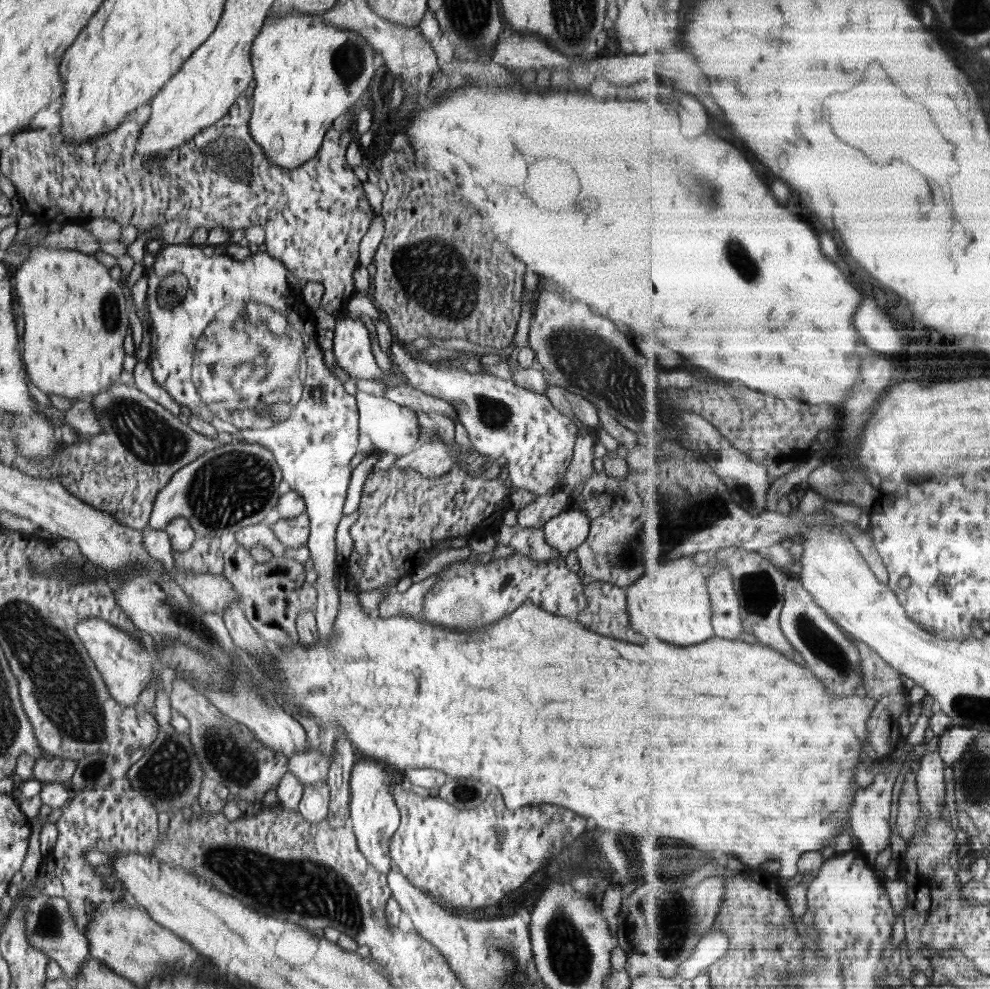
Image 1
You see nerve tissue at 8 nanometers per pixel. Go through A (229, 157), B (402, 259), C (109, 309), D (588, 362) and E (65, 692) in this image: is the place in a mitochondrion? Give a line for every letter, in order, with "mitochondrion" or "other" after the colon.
A: mitochondrion
B: other
C: mitochondrion
D: mitochondrion
E: mitochondrion

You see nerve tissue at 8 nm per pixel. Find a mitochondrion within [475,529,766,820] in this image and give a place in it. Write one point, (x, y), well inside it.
(625, 560)

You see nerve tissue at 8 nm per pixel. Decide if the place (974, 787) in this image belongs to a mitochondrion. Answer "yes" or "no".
yes

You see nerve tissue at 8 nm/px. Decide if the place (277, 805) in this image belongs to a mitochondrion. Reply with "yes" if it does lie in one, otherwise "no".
no

